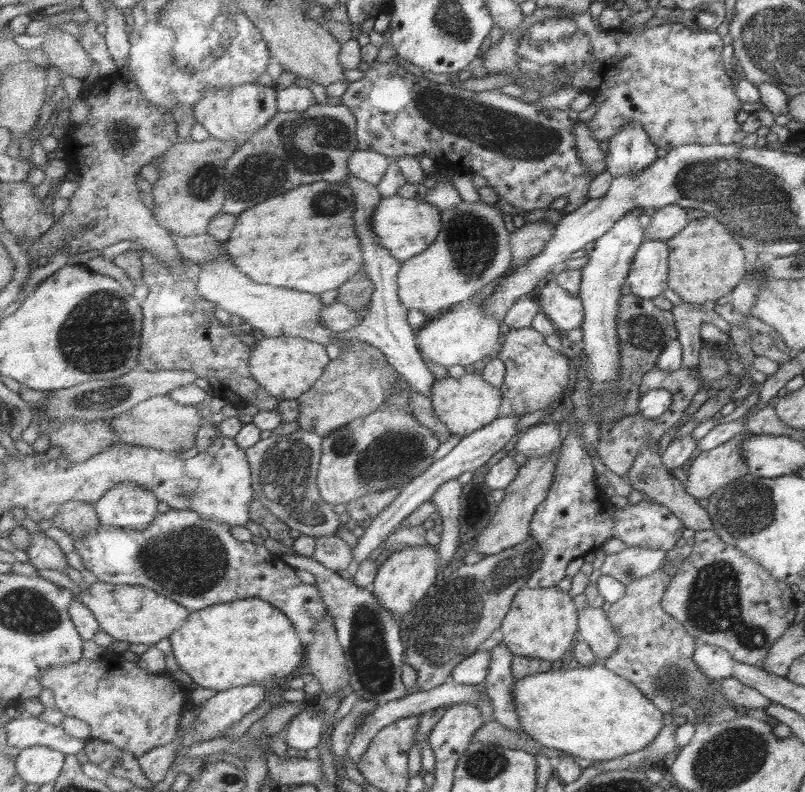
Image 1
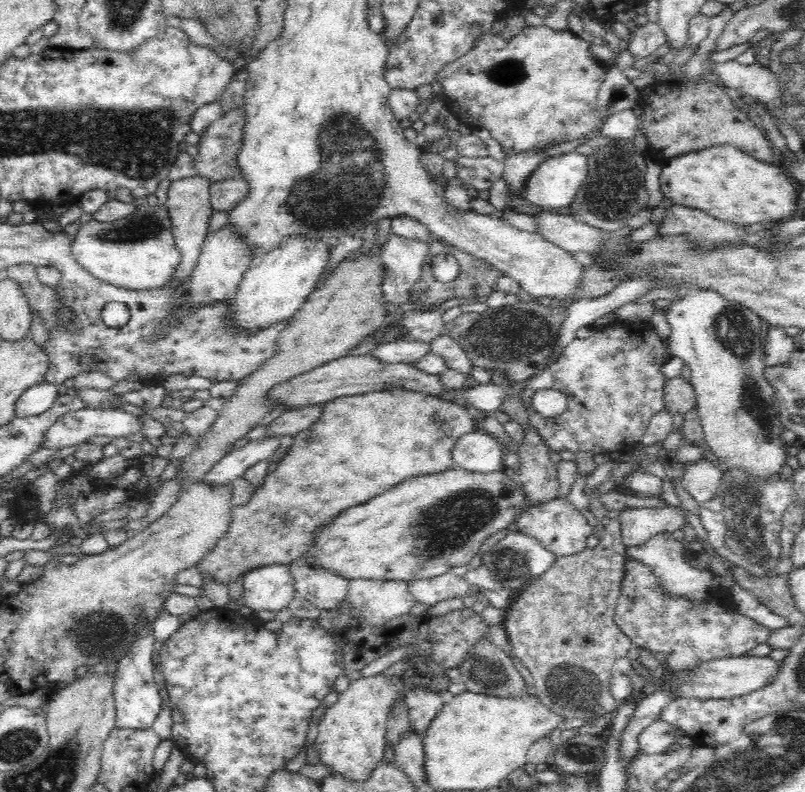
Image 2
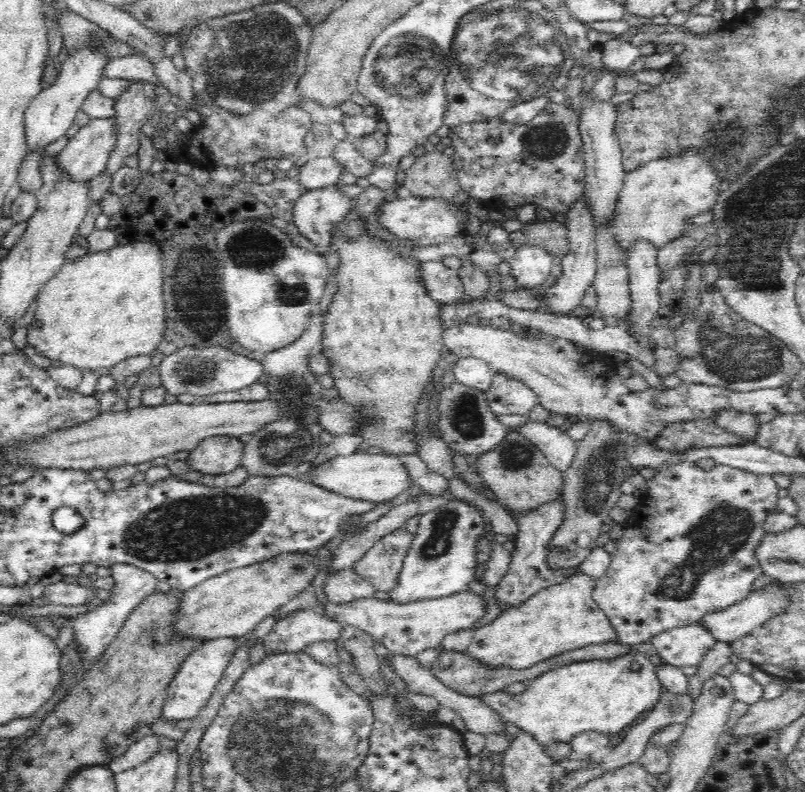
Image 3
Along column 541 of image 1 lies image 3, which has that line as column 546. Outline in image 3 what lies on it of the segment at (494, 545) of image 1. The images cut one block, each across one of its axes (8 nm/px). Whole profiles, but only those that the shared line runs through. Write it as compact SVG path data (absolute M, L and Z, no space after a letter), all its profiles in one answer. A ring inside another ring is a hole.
M508 431L505 441L491 451L477 456L474 464L481 479L496 495L500 502L516 520L524 514L540 510L546 503L562 502L565 480L546 455L516 431Z

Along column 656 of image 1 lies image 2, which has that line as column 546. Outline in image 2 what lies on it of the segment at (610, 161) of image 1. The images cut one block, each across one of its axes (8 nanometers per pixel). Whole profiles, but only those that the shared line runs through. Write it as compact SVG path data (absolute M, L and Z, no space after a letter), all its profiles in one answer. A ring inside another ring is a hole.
M546 146L546 148L532 148L526 152L515 153L514 156L506 156L502 179L507 185L512 201L528 199L526 194L528 184L534 172L538 171L546 160L553 158L550 154L552 150L554 146Z

